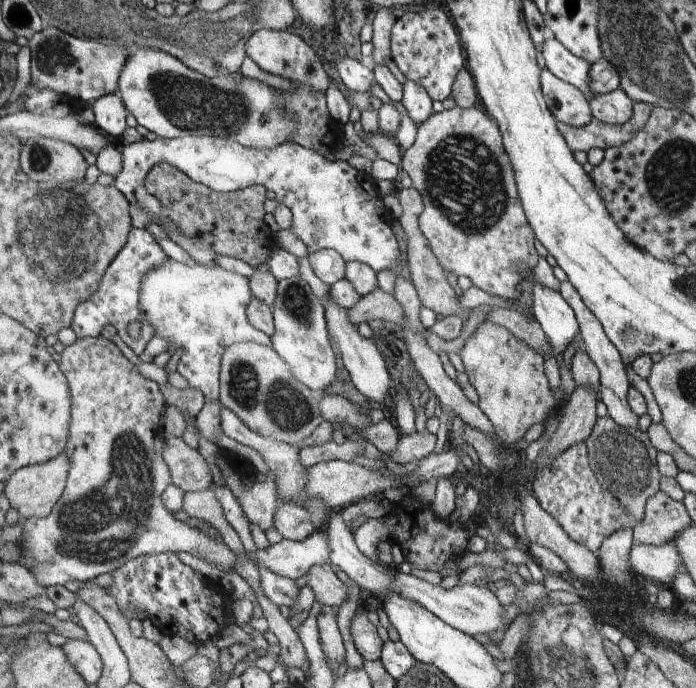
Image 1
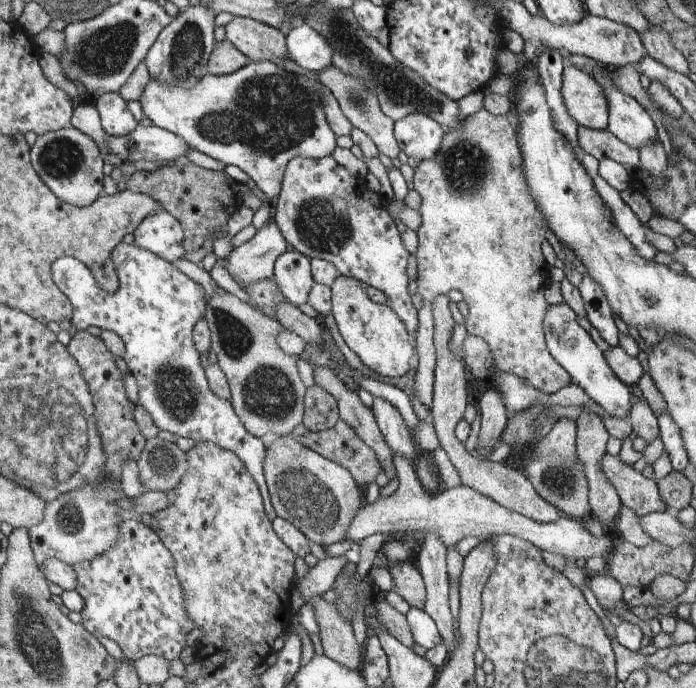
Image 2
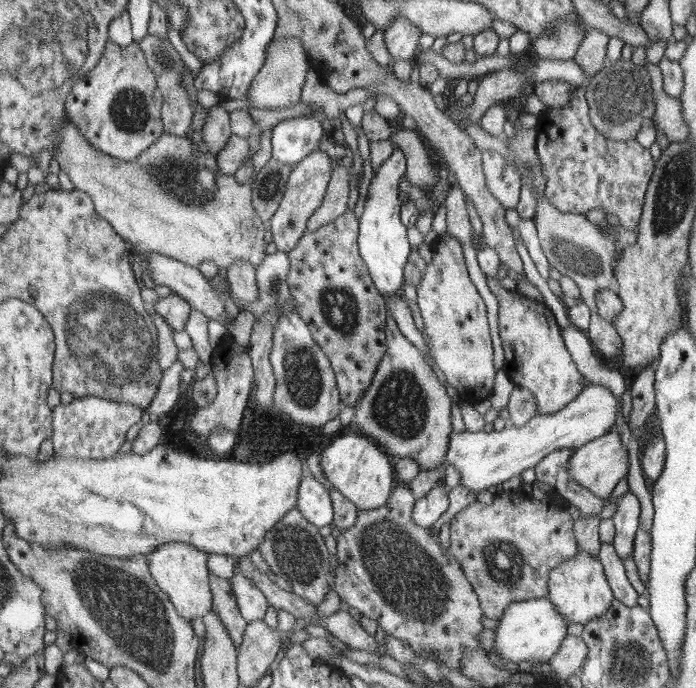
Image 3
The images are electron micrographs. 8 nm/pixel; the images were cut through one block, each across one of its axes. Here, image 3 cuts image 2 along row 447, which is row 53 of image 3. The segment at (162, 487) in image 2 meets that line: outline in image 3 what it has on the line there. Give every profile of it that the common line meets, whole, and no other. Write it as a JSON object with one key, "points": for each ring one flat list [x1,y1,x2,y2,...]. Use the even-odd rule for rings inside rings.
{"points":[[146,34,146,36,138,42,138,45,140,45,140,49,144,50,144,54,147,54,148,66,158,75,160,92,163,98,161,108,163,134,184,136,184,134,190,130,194,115,193,111,195,111,192,106,190,106,190,96,185,86,181,85,183,73,185,70,188,71,188,66,186,66,180,54,174,46,172,46,168,37,160,38,160,36]]}

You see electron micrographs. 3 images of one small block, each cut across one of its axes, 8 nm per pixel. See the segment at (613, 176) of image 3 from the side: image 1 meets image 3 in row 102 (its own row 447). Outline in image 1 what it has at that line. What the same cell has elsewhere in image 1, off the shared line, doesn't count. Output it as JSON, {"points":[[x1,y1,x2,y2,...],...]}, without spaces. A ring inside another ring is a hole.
{"points":[[585,442,570,446,556,456,550,466,540,468,529,486,533,487,532,494,542,510,548,512,574,542,584,544,590,552,598,553,602,542,616,530,633,526,628,510,598,483,589,464]]}

